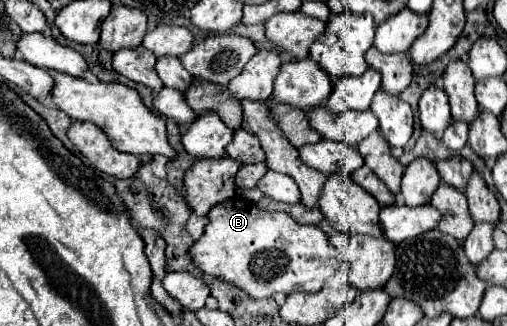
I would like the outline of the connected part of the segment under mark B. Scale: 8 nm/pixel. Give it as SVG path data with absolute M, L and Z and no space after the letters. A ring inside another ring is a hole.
M232 198L208 212L208 226L200 240L188 250L194 266L242 288L254 298L274 298L276 294L318 292L340 264L340 252L316 226L300 226L284 212L264 212L254 202Z

